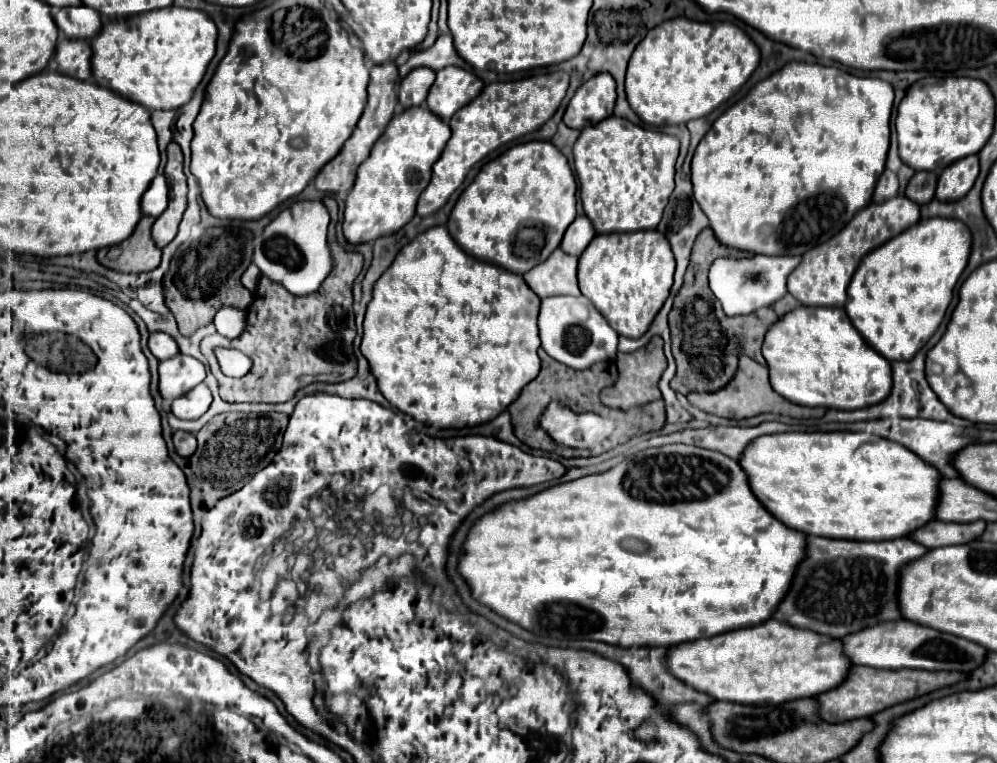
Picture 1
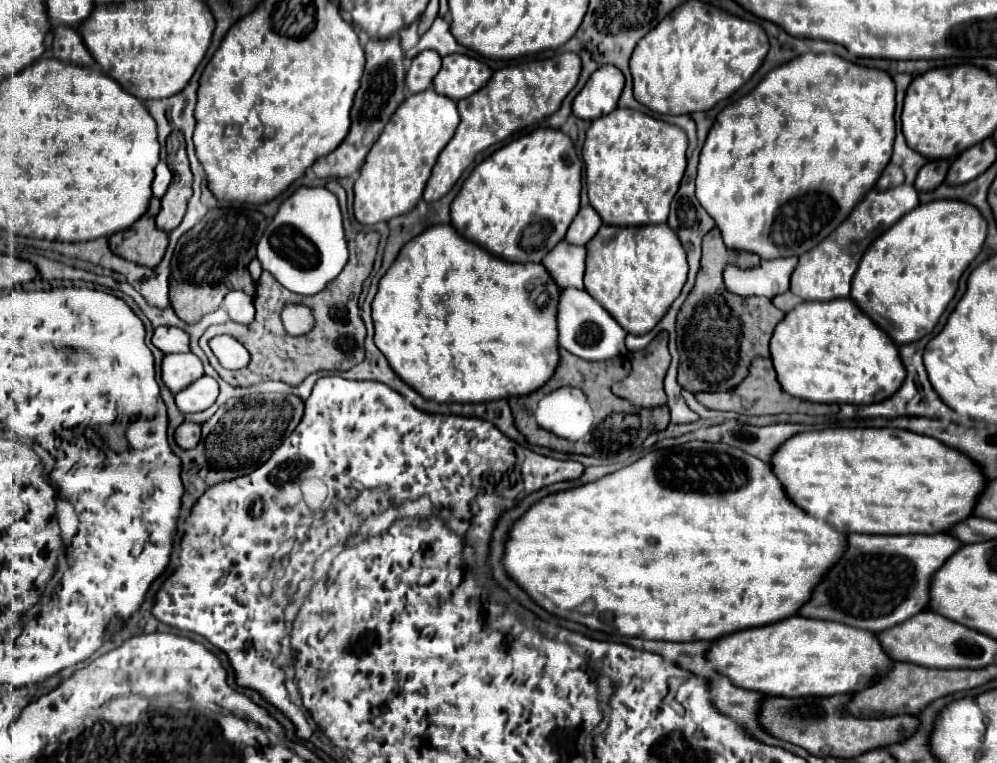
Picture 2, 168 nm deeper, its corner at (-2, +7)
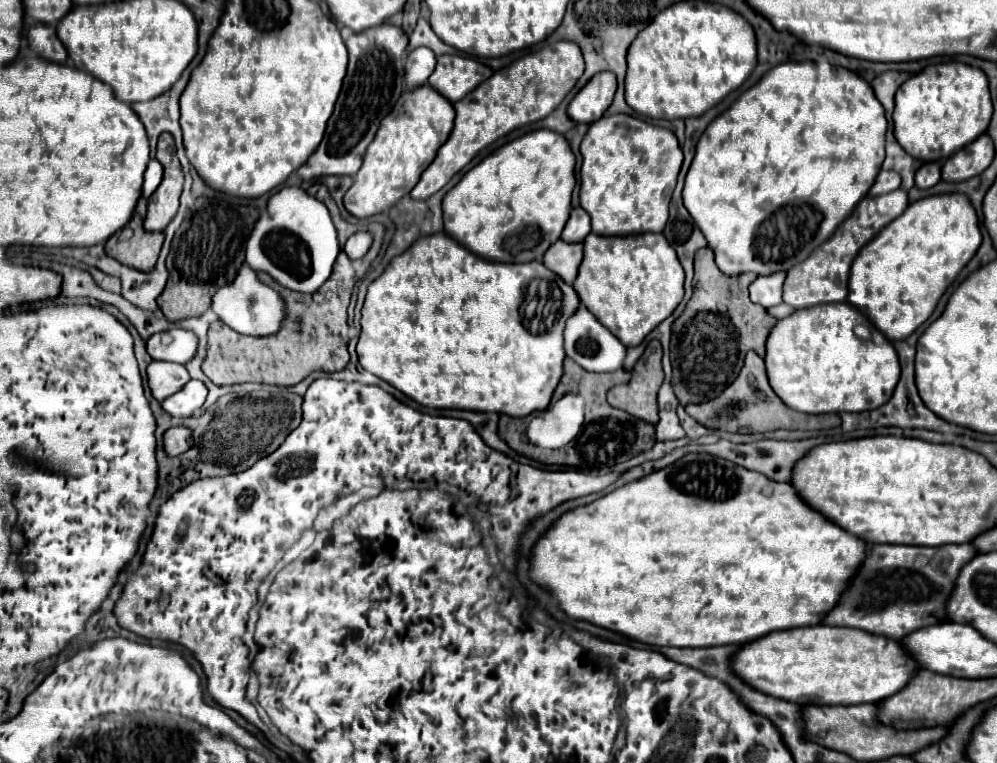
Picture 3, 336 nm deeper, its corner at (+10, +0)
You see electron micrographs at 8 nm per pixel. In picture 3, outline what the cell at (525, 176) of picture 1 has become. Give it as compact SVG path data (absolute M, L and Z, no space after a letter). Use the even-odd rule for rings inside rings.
M532 130L494 150L488 158L468 170L462 180L444 196L444 232L456 238L476 256L494 262L532 262L560 238L570 216L572 192L576 186L576 158L566 138L552 130Z

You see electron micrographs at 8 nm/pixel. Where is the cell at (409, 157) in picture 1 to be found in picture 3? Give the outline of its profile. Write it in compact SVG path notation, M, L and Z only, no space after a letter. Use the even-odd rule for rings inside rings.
M422 84L402 96L392 114L388 114L388 118L380 124L376 138L366 150L364 164L358 170L354 184L344 194L346 210L356 218L370 218L390 210L390 206L394 206L402 196L410 194L422 172L436 158L440 146L448 140L454 128L454 118L454 106L428 84Z

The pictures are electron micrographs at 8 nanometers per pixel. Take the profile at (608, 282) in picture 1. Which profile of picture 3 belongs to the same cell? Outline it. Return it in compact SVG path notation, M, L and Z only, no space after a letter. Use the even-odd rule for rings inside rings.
M590 234L584 240L584 260L574 290L580 294L580 302L600 318L600 324L612 330L626 346L638 346L682 302L684 270L664 234Z

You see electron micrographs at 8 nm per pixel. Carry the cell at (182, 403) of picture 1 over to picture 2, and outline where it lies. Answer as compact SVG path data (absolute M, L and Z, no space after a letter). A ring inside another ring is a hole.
M204 375L176 395L176 405L182 413L196 413L214 405L216 397L218 397L218 383L212 377Z

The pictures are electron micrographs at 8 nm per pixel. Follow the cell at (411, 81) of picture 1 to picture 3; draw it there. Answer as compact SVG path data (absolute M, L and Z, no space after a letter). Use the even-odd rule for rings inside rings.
M414 48L406 60L406 84L408 88L418 88L428 82L436 66L436 56L428 48Z

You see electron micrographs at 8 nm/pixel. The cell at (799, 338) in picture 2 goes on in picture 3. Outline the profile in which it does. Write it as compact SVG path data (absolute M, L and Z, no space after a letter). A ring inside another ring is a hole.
M850 302L818 304L814 308L796 310L788 318L778 320L766 340L766 370L776 396L792 410L806 414L876 410L892 398L900 378L900 362L892 342ZM856 324L864 324L870 328L872 334L868 340L860 340L854 334Z

